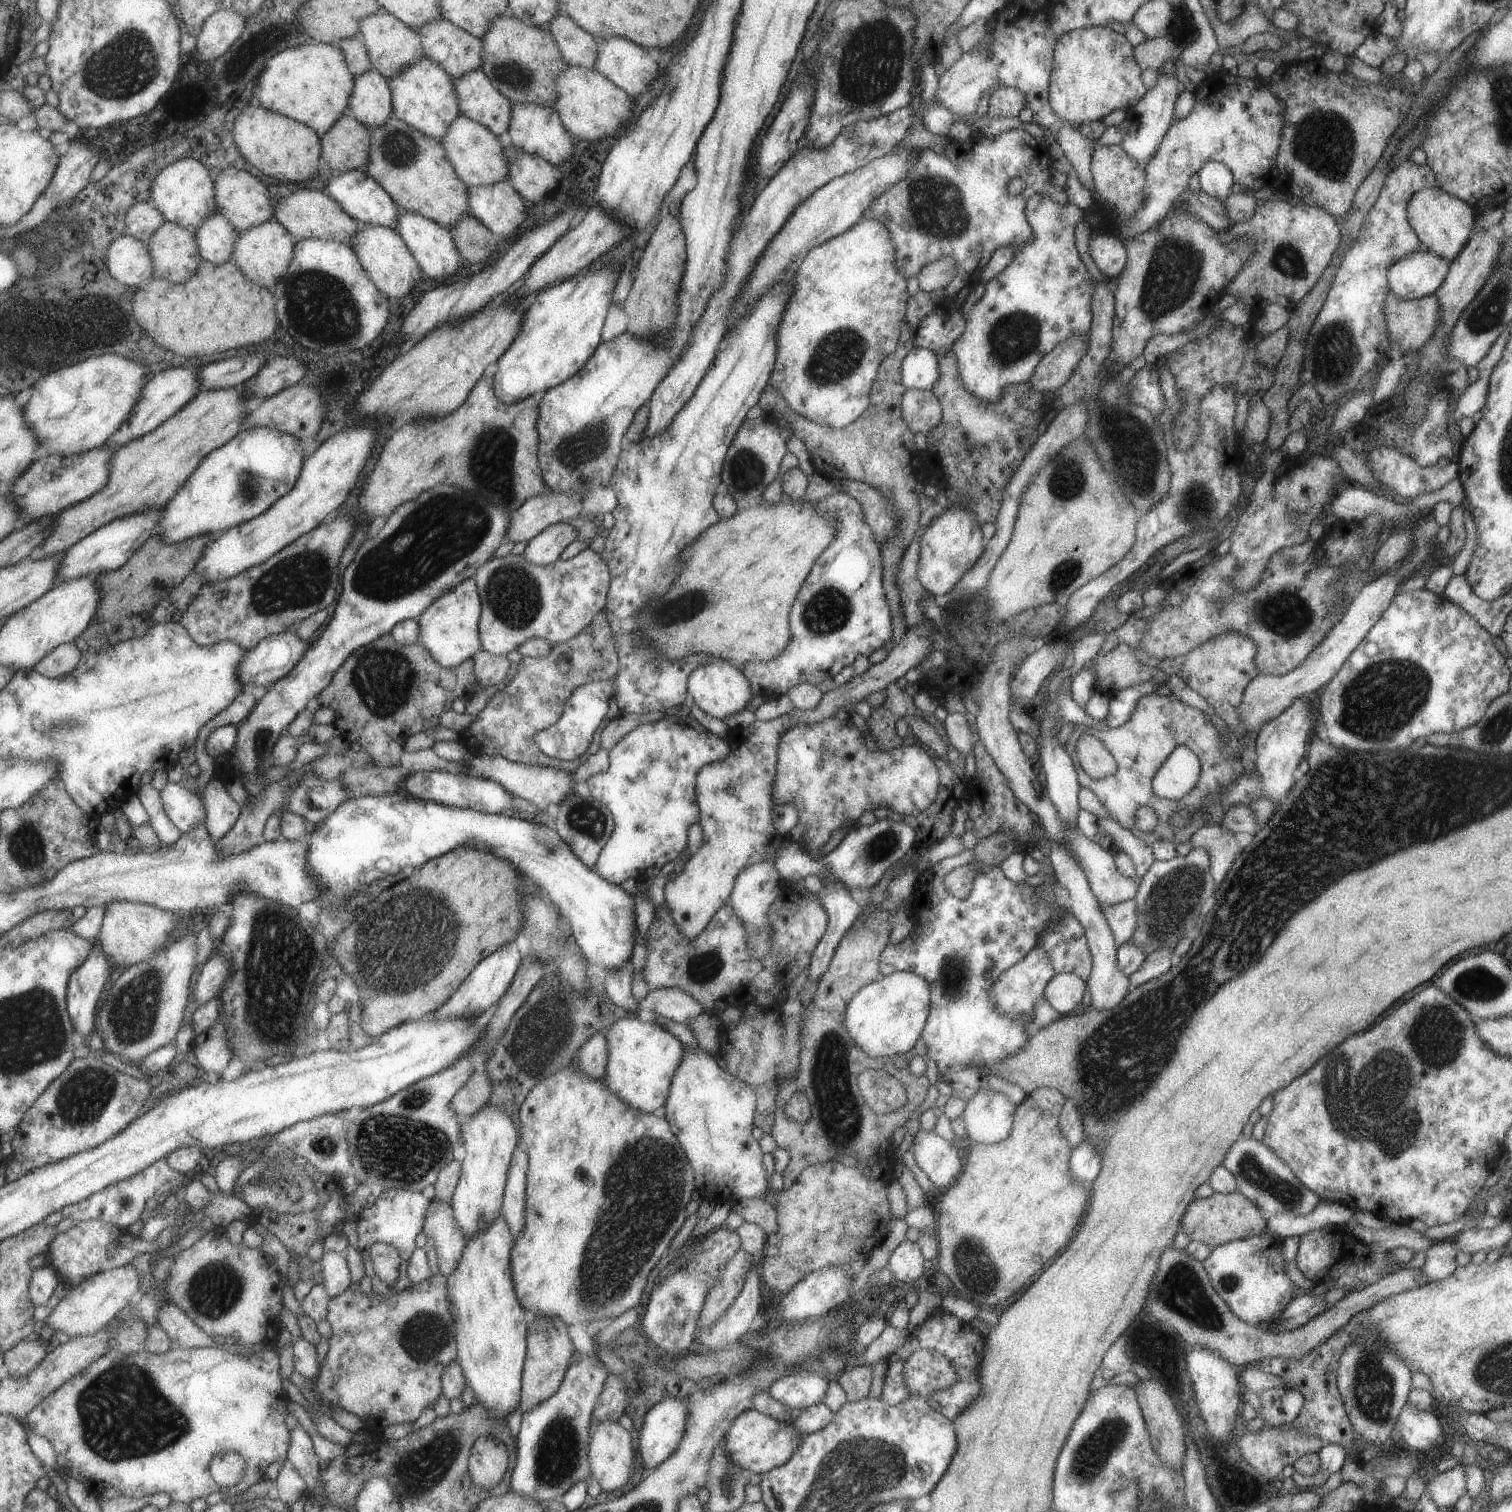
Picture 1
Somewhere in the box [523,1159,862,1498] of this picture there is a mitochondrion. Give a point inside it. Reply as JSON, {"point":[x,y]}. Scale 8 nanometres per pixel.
{"point":[557,1457]}

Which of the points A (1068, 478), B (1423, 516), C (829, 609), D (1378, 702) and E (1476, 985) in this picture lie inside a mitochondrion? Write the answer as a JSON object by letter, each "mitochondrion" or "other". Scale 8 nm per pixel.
{"A":"mitochondrion","B":"other","C":"mitochondrion","D":"mitochondrion","E":"mitochondrion"}

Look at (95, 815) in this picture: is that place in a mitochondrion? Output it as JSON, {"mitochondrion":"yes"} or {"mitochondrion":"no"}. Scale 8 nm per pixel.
{"mitochondrion":"no"}

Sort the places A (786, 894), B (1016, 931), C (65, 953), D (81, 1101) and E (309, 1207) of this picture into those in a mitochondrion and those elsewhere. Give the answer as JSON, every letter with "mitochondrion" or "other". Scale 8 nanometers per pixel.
{"A":"other","B":"mitochondrion","C":"other","D":"mitochondrion","E":"other"}

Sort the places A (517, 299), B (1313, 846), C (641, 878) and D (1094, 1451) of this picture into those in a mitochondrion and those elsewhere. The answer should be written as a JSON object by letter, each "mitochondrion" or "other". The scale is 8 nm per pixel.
{"A":"other","B":"mitochondrion","C":"other","D":"mitochondrion"}

